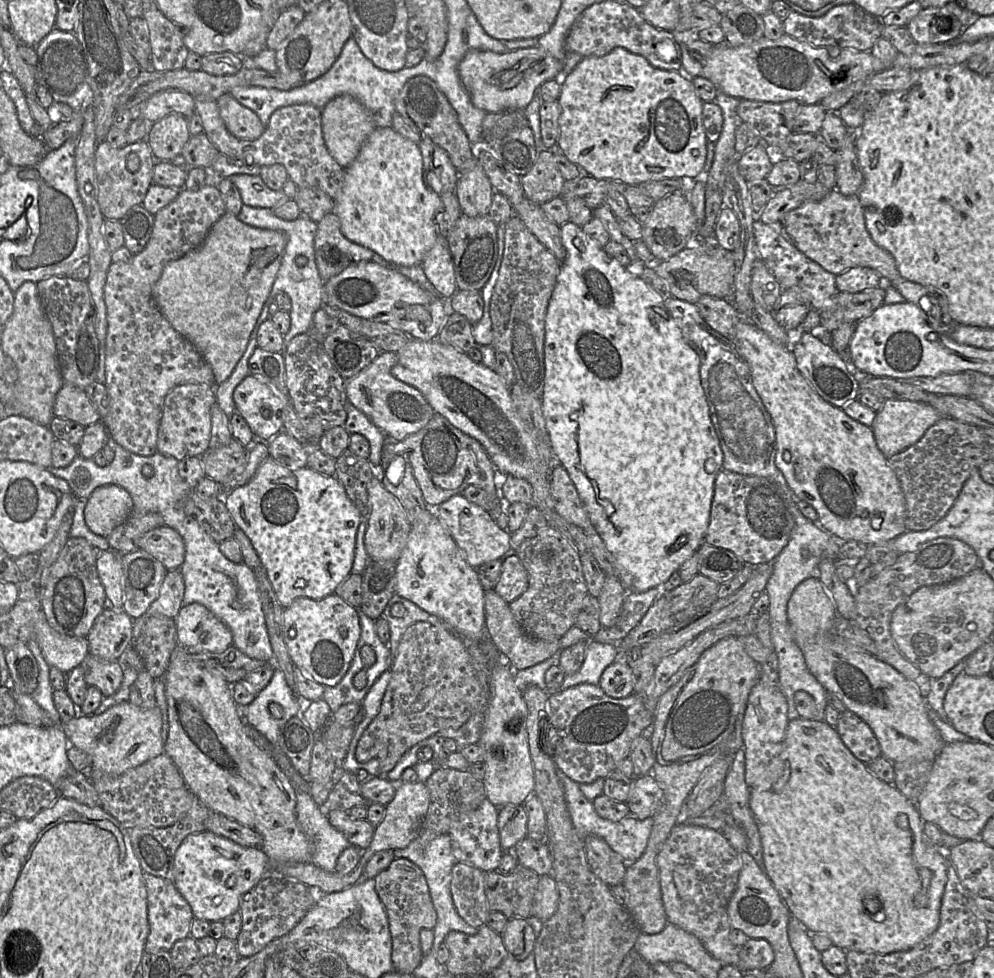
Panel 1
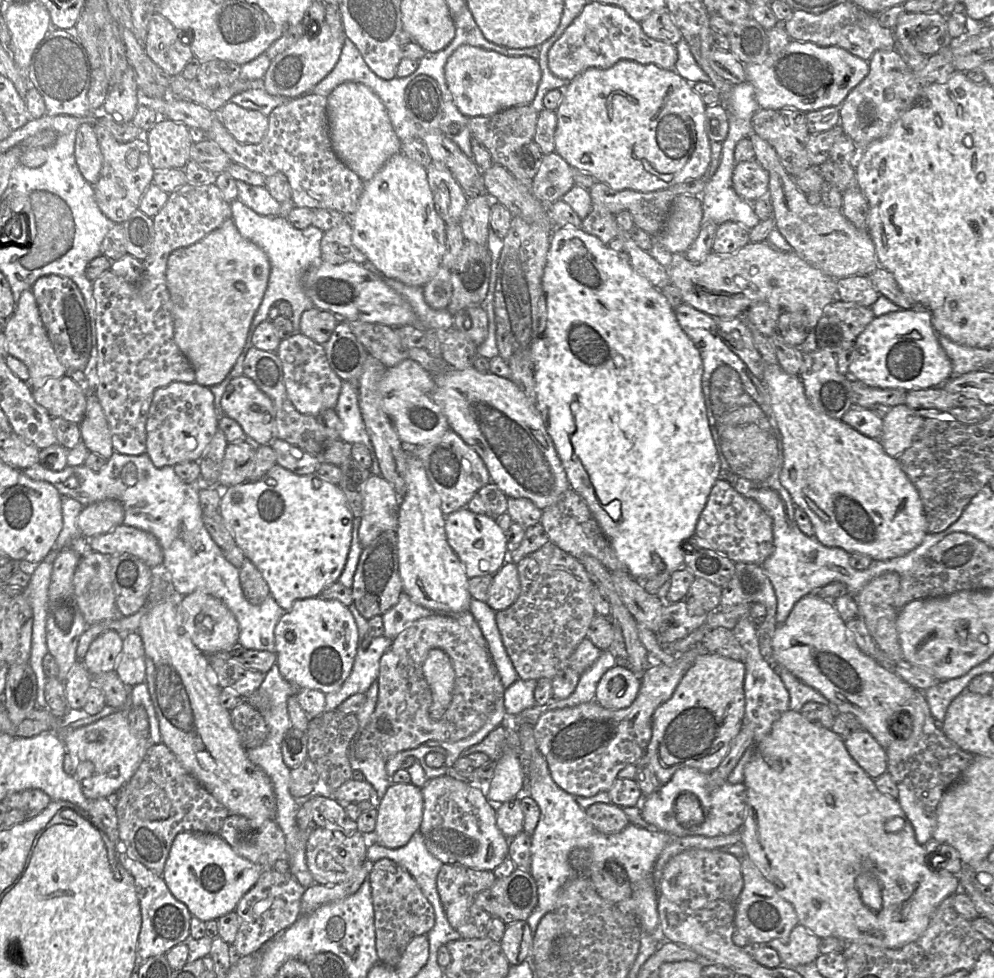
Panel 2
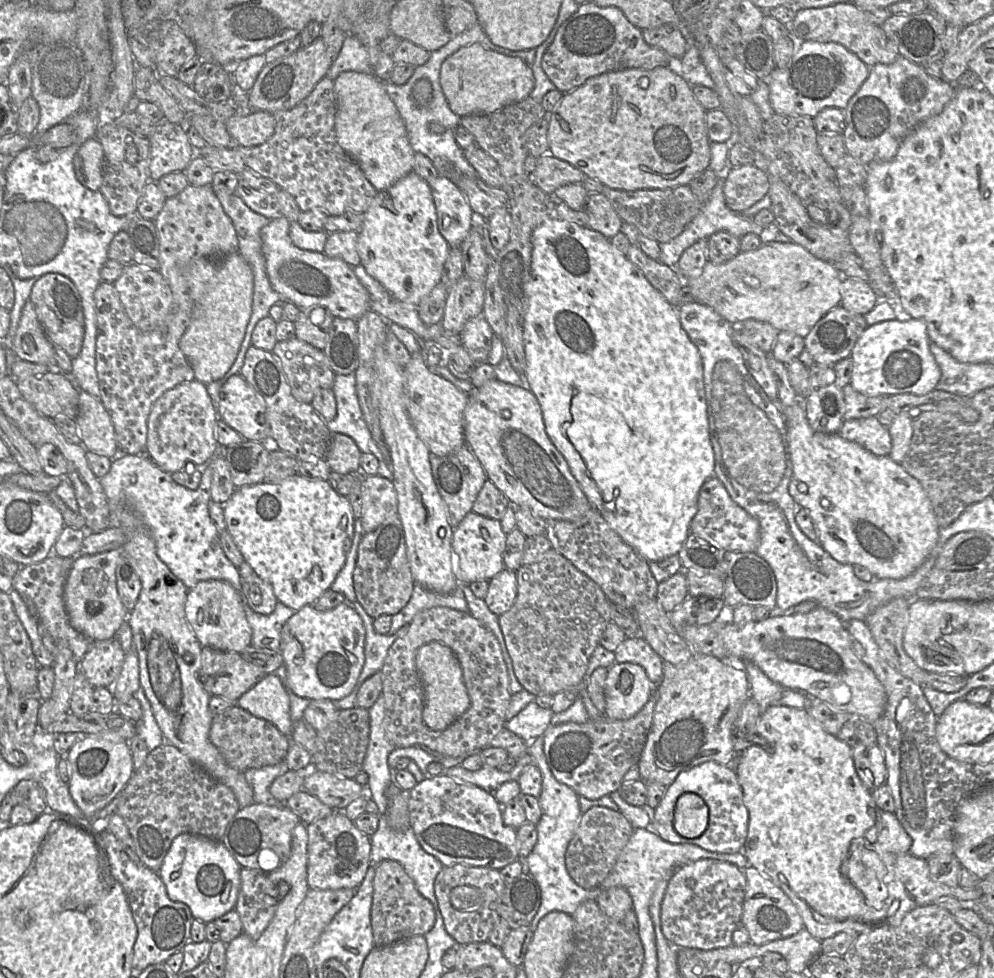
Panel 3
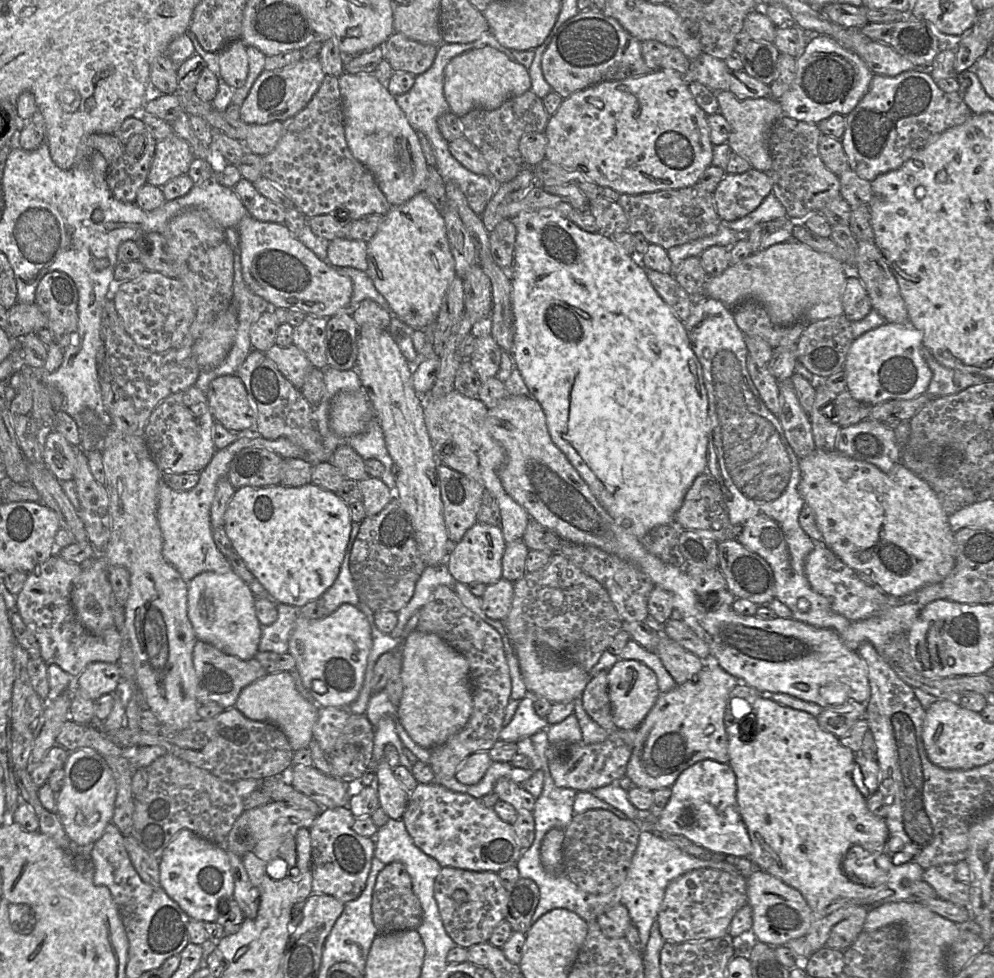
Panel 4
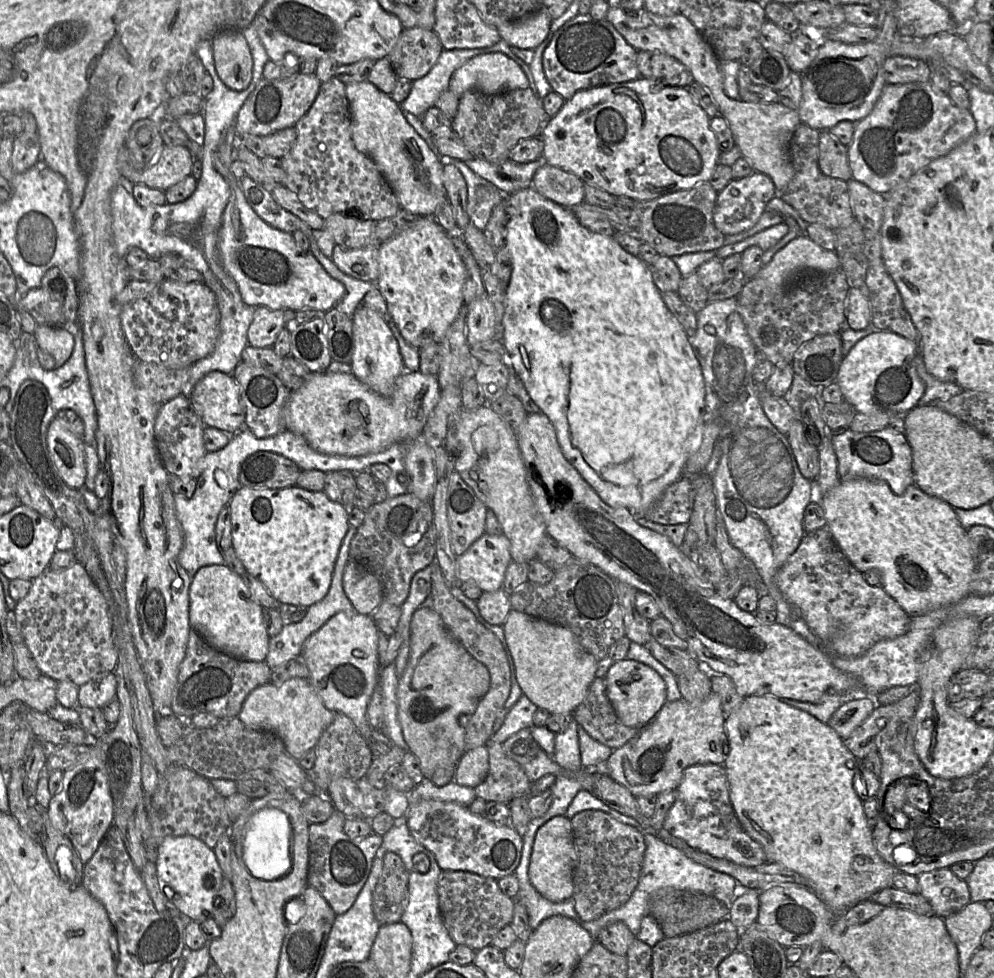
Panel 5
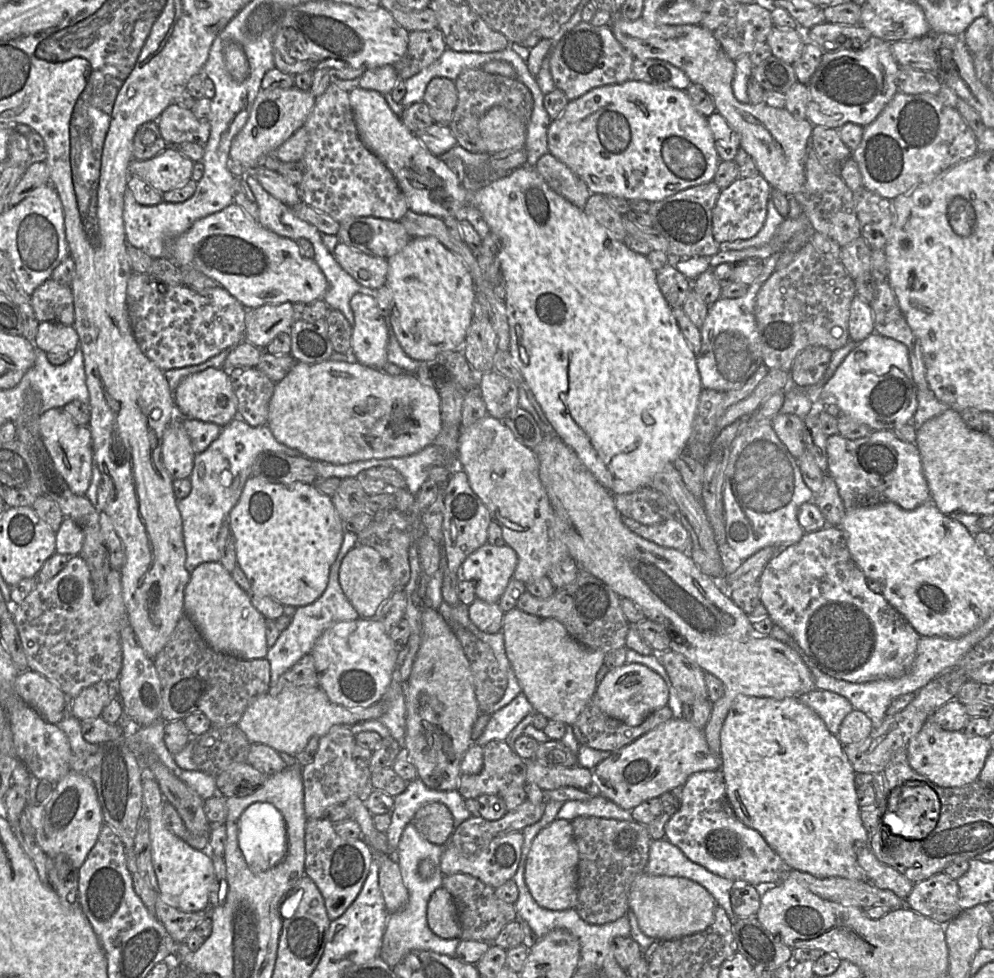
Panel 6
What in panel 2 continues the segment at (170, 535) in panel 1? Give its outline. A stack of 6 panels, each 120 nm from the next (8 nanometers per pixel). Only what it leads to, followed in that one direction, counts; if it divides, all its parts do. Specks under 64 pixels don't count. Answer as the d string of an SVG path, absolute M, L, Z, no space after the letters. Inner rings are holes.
M125 525L89 539L89 548L108 556L127 553L143 560L151 568L164 566L163 550L157 538L149 532Z

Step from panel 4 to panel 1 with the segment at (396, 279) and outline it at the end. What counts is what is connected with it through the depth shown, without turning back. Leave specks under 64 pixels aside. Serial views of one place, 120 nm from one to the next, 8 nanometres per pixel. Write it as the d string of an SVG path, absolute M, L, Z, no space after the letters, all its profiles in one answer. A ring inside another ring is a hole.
M376 127L361 147L355 160L345 170L345 181L333 212L341 223L344 236L400 266L422 265L423 258L433 248L438 237L436 214L440 196L424 179L423 158L419 145L402 136L392 127Z

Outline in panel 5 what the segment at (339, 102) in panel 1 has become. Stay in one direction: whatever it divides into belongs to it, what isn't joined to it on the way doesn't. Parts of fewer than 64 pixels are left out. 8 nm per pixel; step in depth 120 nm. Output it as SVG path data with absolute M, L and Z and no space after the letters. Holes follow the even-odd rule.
M368 80L348 83L346 96L351 112L351 132L355 148L368 156L393 189L400 207L418 216L433 216L436 208L447 200L443 184L444 164L407 122L399 104Z

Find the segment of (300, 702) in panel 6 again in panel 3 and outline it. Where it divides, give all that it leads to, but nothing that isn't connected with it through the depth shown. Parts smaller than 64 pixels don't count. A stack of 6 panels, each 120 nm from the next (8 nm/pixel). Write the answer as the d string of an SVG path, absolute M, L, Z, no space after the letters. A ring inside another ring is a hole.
M274 673L265 676L240 696L236 705L257 718L273 724L284 735L291 738L294 723L290 714L288 692Z

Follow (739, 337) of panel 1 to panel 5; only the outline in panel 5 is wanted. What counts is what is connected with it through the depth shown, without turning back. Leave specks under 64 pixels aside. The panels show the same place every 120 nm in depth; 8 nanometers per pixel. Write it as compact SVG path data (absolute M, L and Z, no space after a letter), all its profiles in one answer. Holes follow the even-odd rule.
M867 478L840 480L819 500L825 512L826 528L851 564L861 573L878 570L885 592L910 617L951 605L970 594L975 561L966 529L954 512L957 507L925 493L915 484L897 495L885 481Z

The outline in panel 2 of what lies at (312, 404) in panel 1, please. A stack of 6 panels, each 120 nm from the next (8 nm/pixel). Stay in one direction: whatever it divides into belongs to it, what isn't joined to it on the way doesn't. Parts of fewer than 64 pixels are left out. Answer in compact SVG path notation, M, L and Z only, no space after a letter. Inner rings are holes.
M294 333L280 342L276 354L282 363L288 398L298 412L317 416L326 409L335 409L343 381L328 364L323 345L301 333Z

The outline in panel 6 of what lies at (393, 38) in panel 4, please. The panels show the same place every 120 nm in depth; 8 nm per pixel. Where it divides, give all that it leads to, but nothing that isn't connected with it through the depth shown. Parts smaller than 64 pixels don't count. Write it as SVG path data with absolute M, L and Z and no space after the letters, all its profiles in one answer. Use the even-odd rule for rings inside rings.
M439 28L410 31L406 53L392 66L399 78L406 80L435 62L446 48Z

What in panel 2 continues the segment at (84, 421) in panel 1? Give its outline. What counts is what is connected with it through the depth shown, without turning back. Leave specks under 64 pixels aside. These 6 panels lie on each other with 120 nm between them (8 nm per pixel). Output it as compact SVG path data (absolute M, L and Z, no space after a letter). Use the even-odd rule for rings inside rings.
M69 375L47 380L43 386L32 389L32 396L37 404L47 411L51 418L62 418L78 425L84 419L87 397Z

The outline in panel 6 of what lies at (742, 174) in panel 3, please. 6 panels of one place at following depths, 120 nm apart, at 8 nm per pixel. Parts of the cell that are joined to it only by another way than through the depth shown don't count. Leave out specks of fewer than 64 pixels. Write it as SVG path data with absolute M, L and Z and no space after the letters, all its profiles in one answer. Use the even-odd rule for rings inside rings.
M761 175L737 178L731 185L722 189L712 213L712 232L719 243L750 239L763 227L767 204L771 198L772 186Z

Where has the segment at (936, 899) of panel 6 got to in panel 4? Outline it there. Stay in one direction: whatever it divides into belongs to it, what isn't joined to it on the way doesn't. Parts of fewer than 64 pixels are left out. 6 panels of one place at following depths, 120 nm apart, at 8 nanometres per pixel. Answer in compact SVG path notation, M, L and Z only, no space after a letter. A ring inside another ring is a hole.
M947 863L924 870L922 881L936 891L938 898L969 908L970 885L956 879L955 864Z

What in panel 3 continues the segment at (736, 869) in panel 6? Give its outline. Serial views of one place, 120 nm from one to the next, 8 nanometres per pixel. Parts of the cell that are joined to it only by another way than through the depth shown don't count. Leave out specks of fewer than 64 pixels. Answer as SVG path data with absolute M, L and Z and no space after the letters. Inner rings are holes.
M707 761L690 770L680 772L675 781L666 789L660 804L651 811L653 829L664 841L677 844L693 844L707 851L733 854L741 852L748 832L748 810L743 803L743 791L736 772L730 765ZM687 792L699 795L708 807L708 825L697 838L685 838L674 829L674 810L678 798Z

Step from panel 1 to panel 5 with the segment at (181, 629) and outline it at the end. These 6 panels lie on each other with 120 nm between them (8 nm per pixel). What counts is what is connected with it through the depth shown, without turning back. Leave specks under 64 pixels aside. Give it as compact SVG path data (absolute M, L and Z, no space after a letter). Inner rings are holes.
M226 564L204 566L192 578L189 592L189 621L210 645L246 661L265 661L269 652L270 636L263 619L263 607L255 601L244 579L233 572Z

